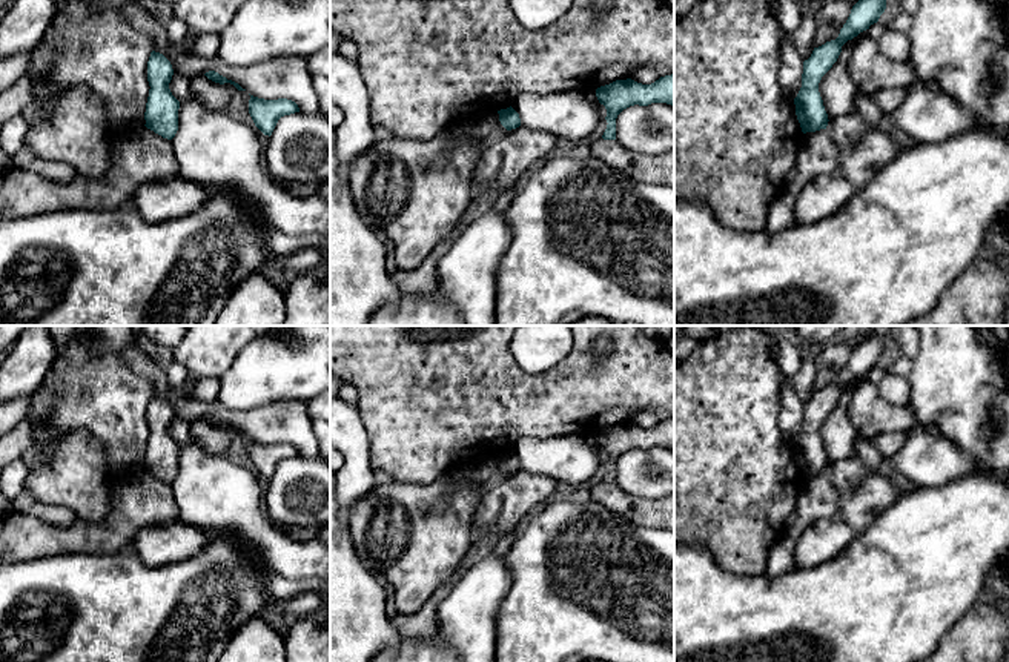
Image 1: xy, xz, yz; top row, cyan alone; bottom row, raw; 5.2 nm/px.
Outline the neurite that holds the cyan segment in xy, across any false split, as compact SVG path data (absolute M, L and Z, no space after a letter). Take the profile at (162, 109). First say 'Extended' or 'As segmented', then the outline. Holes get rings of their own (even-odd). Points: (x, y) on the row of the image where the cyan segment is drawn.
As segmented. M152 51L147 61L151 89L146 103L144 126L167 140L172 140L178 131L180 101L169 89L172 75L170 61L163 54Z

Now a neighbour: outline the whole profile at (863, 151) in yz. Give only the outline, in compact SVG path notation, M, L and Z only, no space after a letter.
M855 111L829 120L826 129L839 151L839 172L857 190L897 158L898 146L888 131L869 126Z

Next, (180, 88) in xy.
M174 74L169 83L169 89L178 101L192 98L190 78L183 78Z

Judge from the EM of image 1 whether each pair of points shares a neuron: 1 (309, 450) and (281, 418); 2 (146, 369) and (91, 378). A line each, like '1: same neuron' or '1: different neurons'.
1: same neuron
2: different neurons

